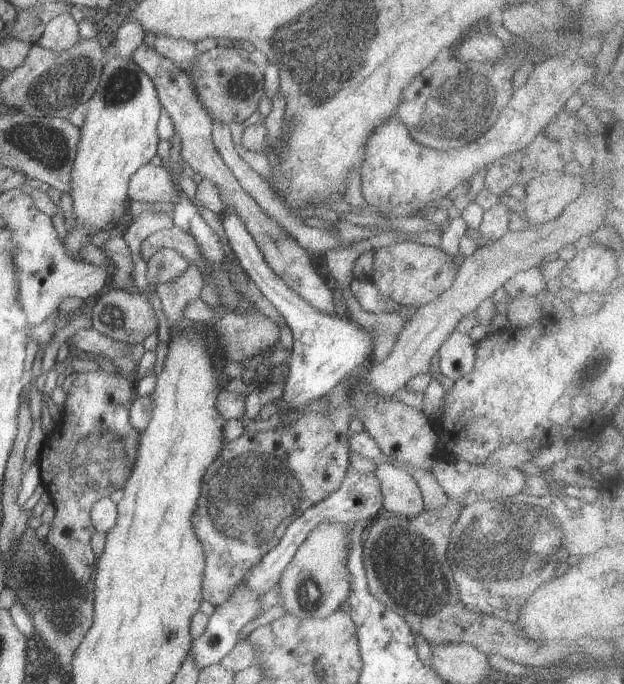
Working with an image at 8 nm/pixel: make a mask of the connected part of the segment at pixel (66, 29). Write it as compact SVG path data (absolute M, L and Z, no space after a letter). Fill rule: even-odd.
M65 14L50 20L48 26L44 29L43 35L37 40L36 44L46 50L54 52L64 52L67 48L80 42L81 36L78 33L78 24L76 20Z

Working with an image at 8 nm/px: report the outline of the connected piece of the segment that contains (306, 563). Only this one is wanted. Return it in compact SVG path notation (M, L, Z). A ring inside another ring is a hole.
M322 522L314 527L304 544L298 548L292 562L284 568L278 580L283 610L297 619L322 619L343 607L350 594L352 576L346 568L348 558L348 524Z

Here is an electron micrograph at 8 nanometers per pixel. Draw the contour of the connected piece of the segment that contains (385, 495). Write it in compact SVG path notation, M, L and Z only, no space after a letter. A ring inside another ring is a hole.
M378 461L374 474L380 480L383 513L416 518L425 511L416 480L406 470L384 461Z

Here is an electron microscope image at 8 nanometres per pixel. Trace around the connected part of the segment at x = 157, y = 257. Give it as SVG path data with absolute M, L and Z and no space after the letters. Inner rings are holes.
M162 248L147 260L148 282L152 285L170 282L178 278L188 264L188 260L174 248Z

